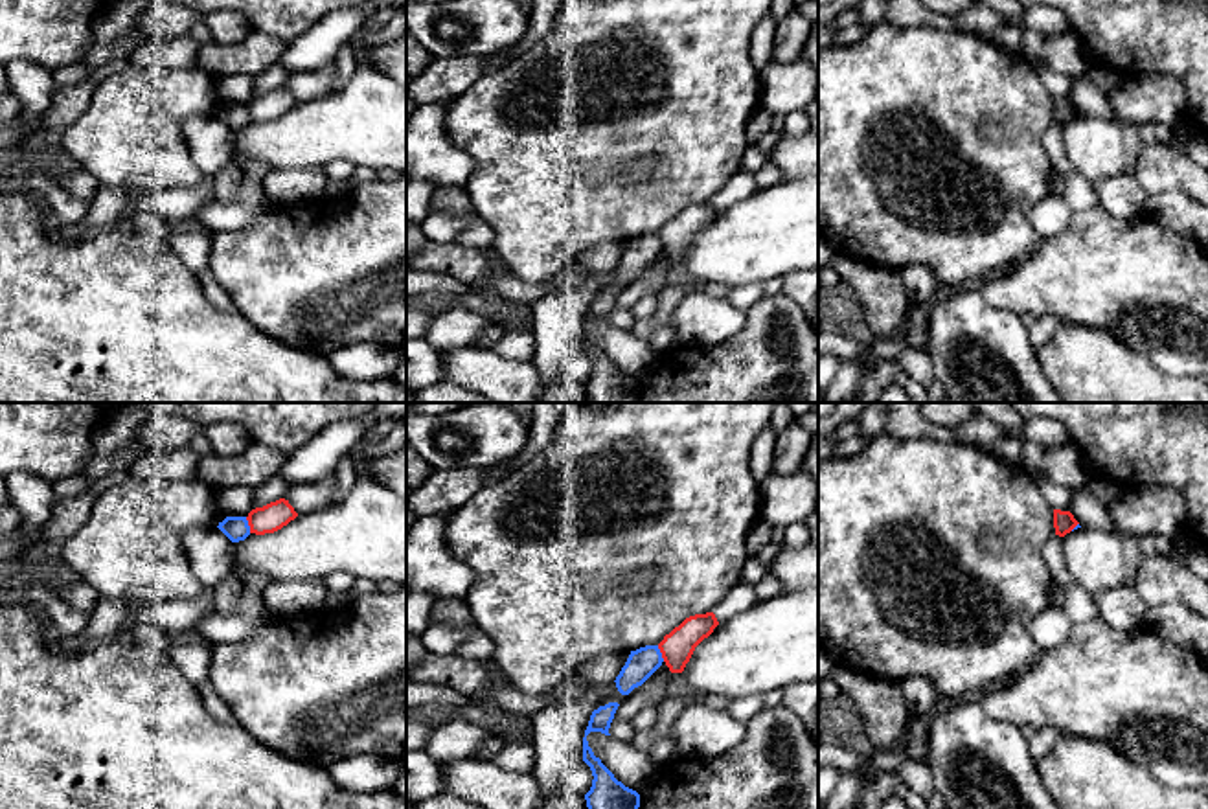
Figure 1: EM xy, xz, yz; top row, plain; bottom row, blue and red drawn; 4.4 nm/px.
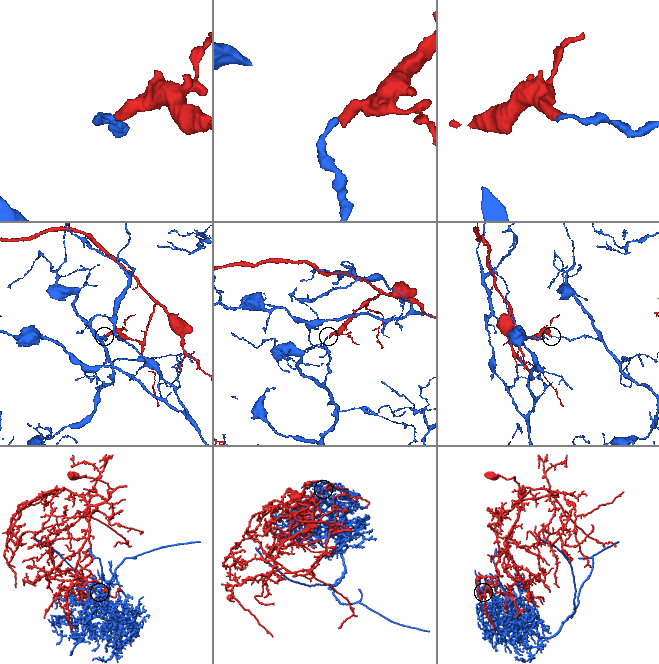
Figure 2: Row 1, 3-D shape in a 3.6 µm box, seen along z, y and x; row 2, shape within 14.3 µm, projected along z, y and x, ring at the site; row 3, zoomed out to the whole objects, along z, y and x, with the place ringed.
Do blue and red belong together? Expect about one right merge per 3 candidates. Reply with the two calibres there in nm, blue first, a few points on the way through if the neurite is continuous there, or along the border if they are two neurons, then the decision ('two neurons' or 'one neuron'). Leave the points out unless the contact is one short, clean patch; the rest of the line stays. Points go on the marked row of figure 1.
calibres 110 and 120 nm; two neurons

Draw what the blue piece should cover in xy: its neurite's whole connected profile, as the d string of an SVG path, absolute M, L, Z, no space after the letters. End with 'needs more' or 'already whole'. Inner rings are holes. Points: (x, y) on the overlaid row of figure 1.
M226 517L217 526L232 542L245 541L250 535L246 517Z | already whole

